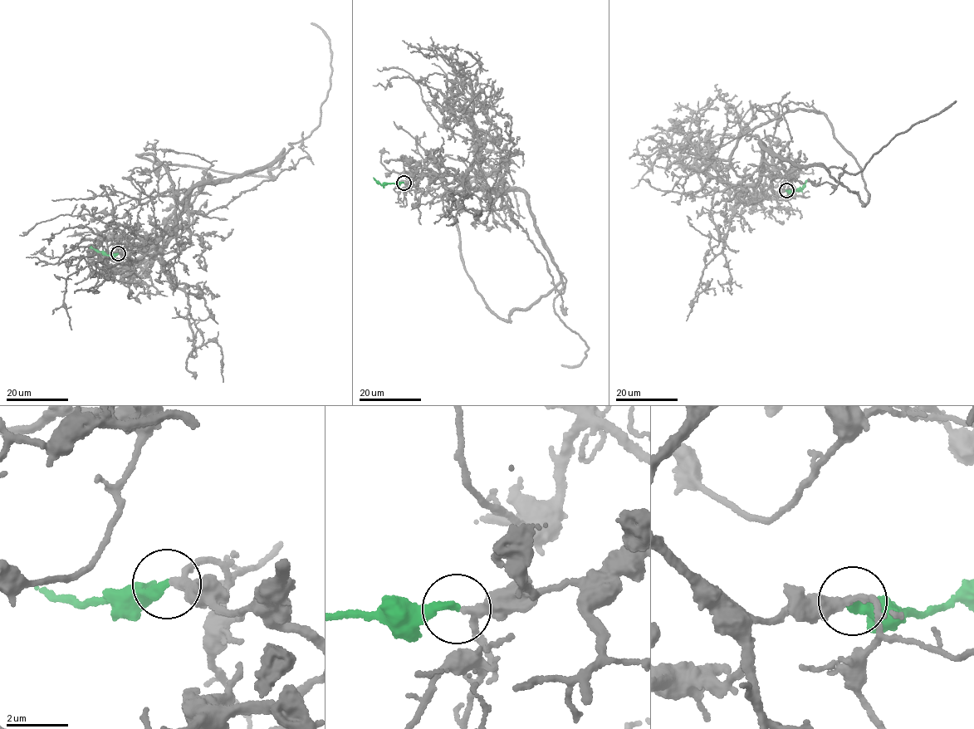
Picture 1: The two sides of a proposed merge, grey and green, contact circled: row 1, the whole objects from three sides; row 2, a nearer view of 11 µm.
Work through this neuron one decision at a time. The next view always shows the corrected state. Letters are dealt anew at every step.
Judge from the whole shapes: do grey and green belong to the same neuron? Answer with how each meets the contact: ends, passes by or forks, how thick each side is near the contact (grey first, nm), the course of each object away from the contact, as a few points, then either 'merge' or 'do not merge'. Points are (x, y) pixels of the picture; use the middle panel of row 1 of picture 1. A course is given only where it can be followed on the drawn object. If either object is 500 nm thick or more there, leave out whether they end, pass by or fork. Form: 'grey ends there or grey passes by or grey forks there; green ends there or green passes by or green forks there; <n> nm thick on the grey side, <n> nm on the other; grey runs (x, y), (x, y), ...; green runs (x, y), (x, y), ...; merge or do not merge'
grey passes by; green ends there; 240 nm thick on the grey side, 280 nm on the other; grey runs (403, 183), (430, 173), (452, 192), (523, 192), (565, 278), (555, 314), (588, 347), (577, 365), (560, 364); green runs (403, 183), (382, 184), (373, 178); merge

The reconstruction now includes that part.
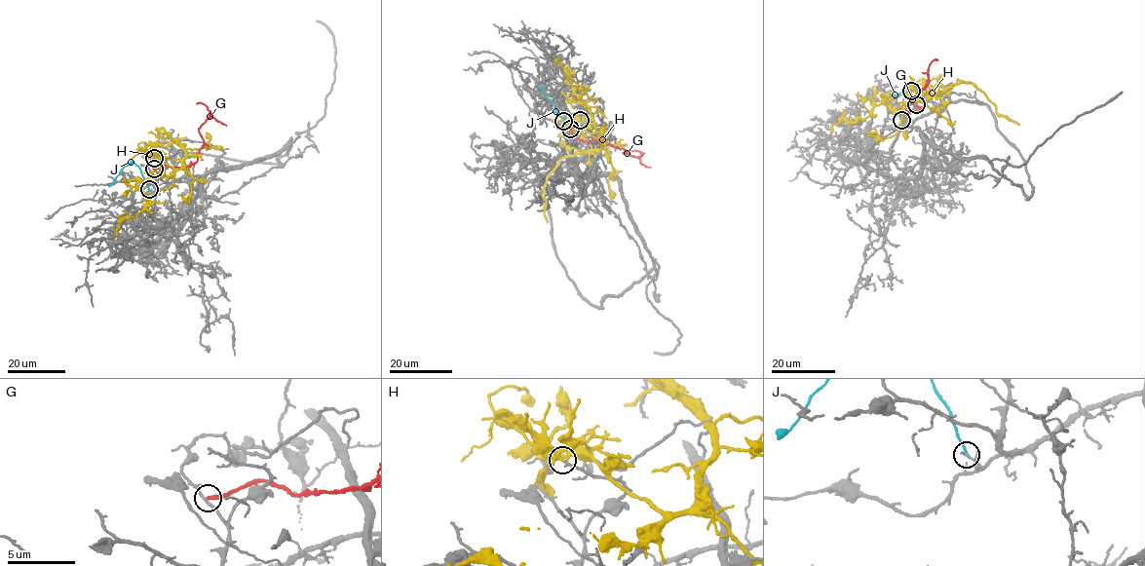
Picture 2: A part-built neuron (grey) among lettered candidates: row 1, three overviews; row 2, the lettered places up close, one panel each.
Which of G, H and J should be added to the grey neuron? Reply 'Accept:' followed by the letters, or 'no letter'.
Accept: no letter

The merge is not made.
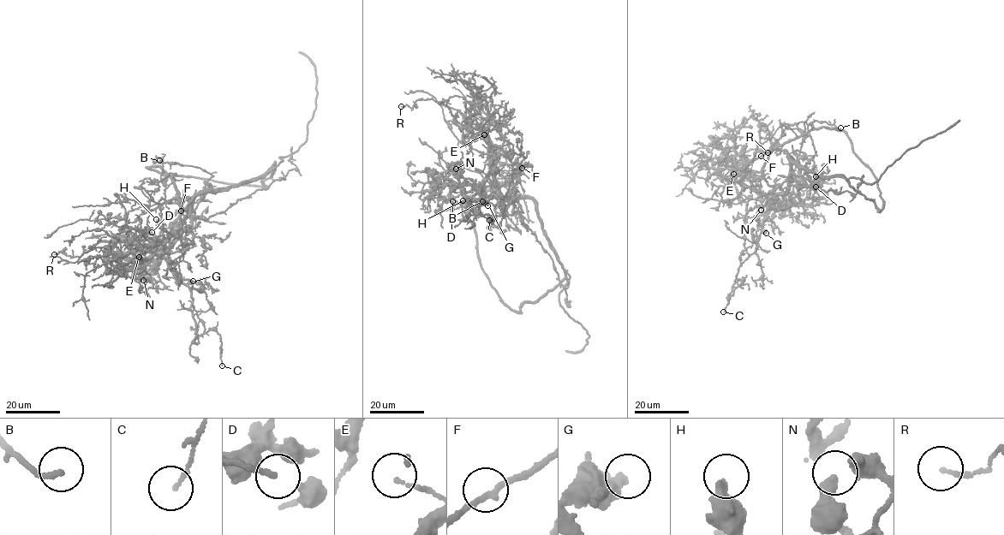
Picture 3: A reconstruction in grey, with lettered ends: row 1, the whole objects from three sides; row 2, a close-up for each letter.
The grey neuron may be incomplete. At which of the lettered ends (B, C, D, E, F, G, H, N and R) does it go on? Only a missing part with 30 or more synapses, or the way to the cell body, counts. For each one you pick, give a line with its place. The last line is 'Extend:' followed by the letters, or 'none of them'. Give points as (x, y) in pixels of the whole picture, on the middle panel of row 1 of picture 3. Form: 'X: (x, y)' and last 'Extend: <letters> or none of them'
Extend: none of them

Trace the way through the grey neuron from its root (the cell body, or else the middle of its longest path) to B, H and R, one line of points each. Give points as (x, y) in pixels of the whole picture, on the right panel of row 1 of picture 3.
B: (788, 157), (792, 173), (803, 175), (807, 172), (806, 163), (815, 154), (808, 125), (816, 120), (840, 127)
H: (788, 157), (791, 159), (791, 182), (803, 181), (815, 187), (815, 176)
R: (788, 157), (788, 188), (778, 194), (764, 193), (746, 174), (743, 148), (739, 153), (767, 152)

